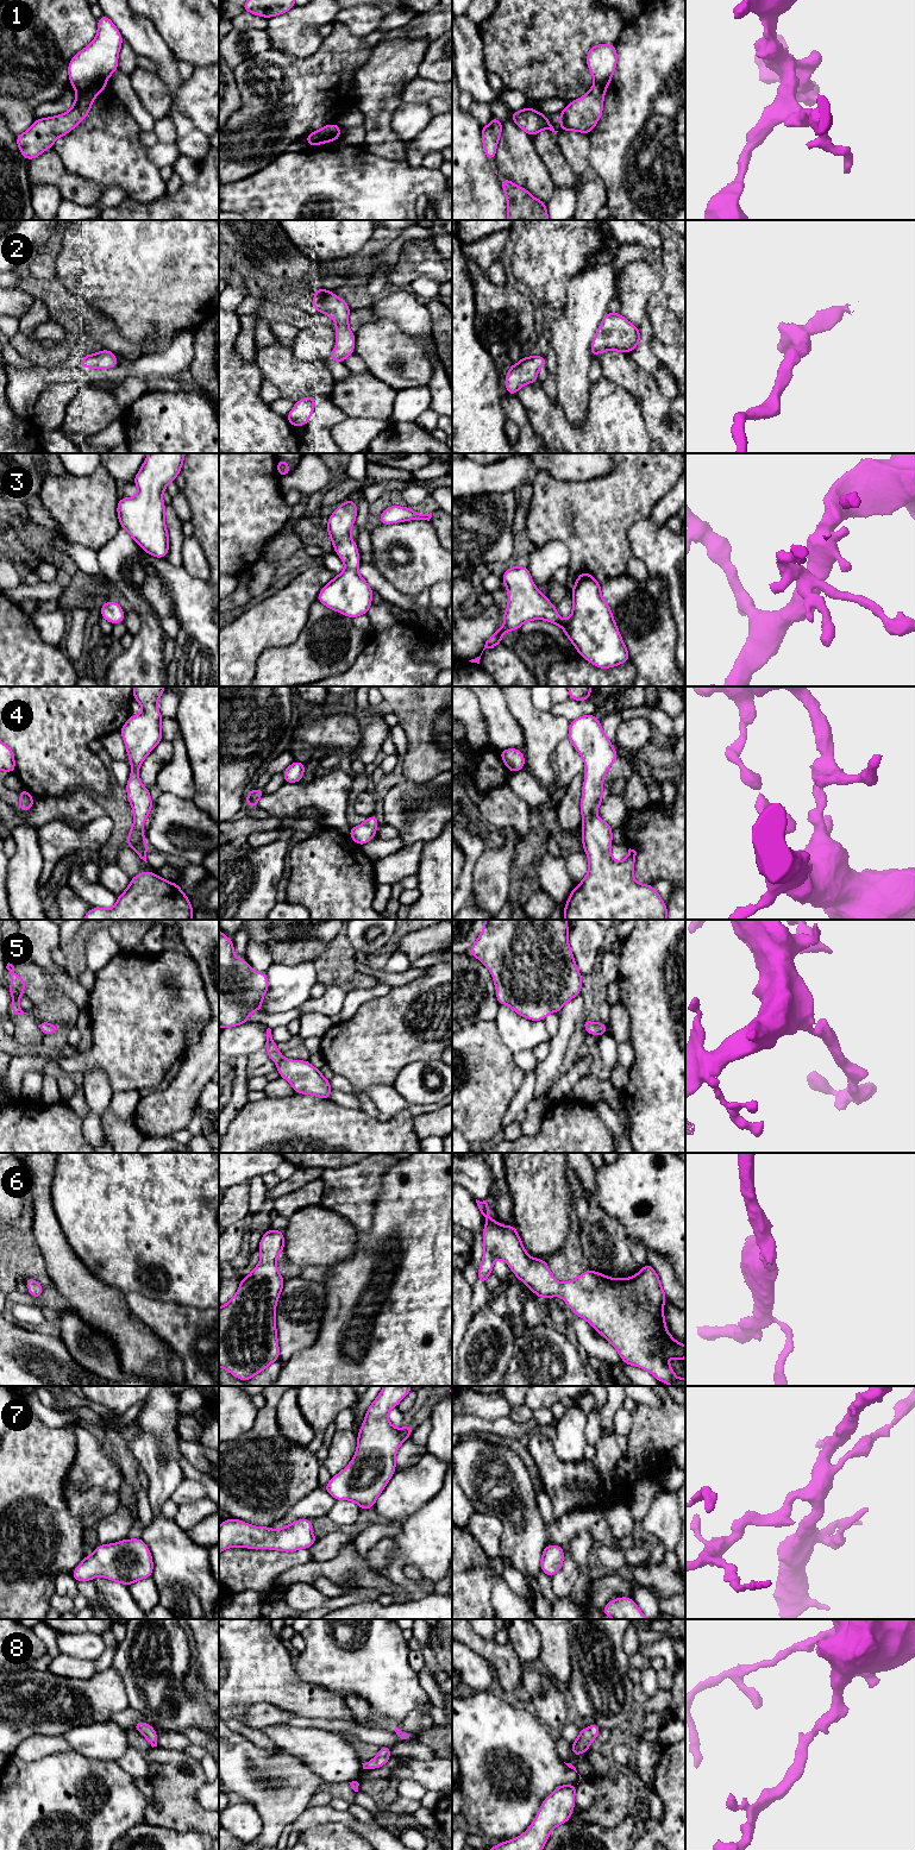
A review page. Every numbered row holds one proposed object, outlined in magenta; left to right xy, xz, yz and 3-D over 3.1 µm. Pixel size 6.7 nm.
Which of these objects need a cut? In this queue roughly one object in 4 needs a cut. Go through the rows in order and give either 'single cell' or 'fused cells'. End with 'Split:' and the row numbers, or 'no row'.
1: fused cells
2: single cell
3: single cell
4: single cell
5: single cell
6: single cell
7: single cell
8: single cell
Split: 1

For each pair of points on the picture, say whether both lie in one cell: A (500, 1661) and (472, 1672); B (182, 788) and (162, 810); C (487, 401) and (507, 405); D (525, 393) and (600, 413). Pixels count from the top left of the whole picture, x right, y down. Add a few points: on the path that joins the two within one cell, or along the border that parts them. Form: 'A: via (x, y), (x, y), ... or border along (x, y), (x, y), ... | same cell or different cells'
A: border along (469, 1647), (492, 1664) | different cells
B: border along (162, 791), (192, 800) | different cells
C: border along (501, 397), (501, 407), (506, 418) | different cells
D: via (544, 412), (565, 433), (583, 432) | same cell

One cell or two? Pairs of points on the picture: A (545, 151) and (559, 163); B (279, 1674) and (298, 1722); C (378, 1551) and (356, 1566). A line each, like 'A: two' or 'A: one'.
A: one
B: two
C: two

